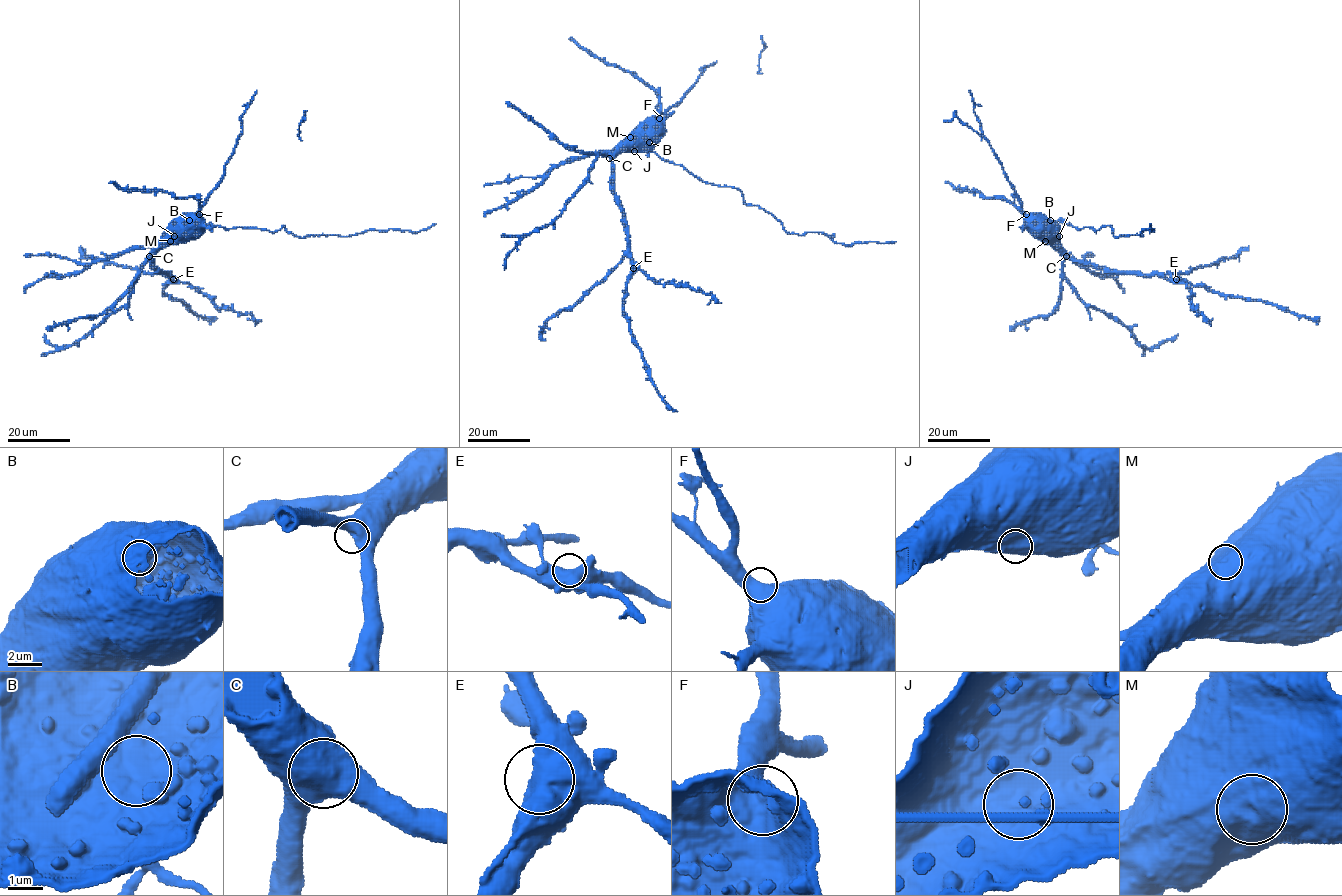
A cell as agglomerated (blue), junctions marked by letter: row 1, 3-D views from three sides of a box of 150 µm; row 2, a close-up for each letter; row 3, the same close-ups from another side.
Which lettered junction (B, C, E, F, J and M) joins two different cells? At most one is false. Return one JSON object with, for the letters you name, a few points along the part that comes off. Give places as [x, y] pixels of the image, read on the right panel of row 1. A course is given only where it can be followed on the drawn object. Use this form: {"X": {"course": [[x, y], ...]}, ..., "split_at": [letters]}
{"B": {"course": [[1050, 219], [1096, 231], [1109, 226], [1116, 237], [1143, 237], [1144, 230], [1152, 230], [1150, 233], [1150, 223]]}, "split_at": ["B"]}

